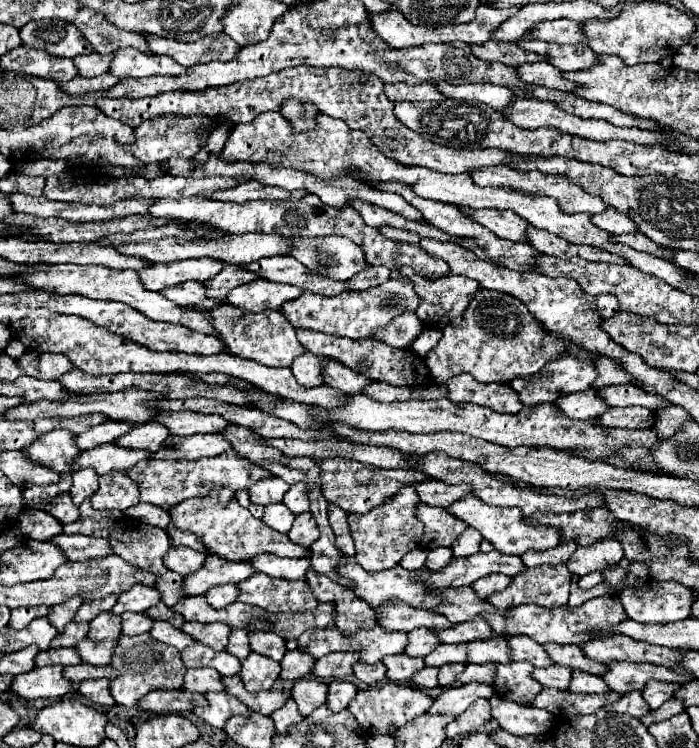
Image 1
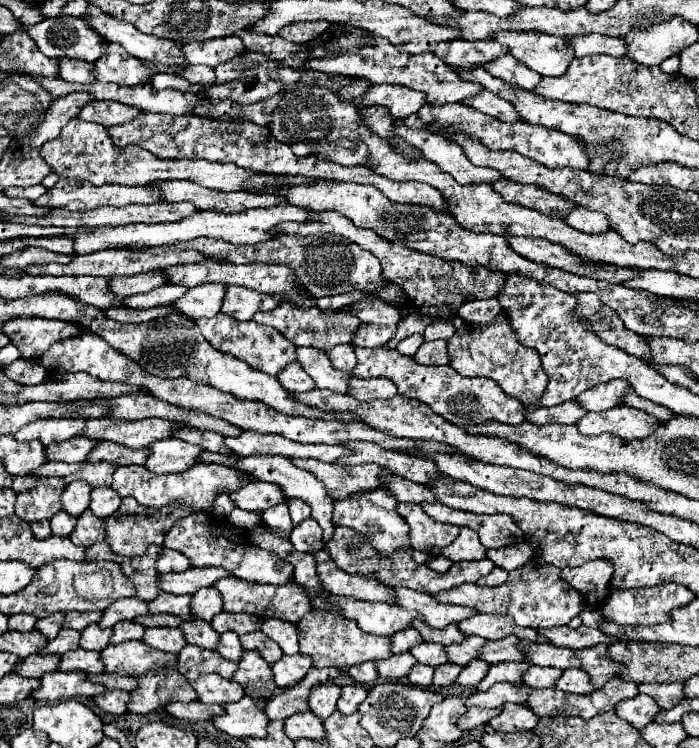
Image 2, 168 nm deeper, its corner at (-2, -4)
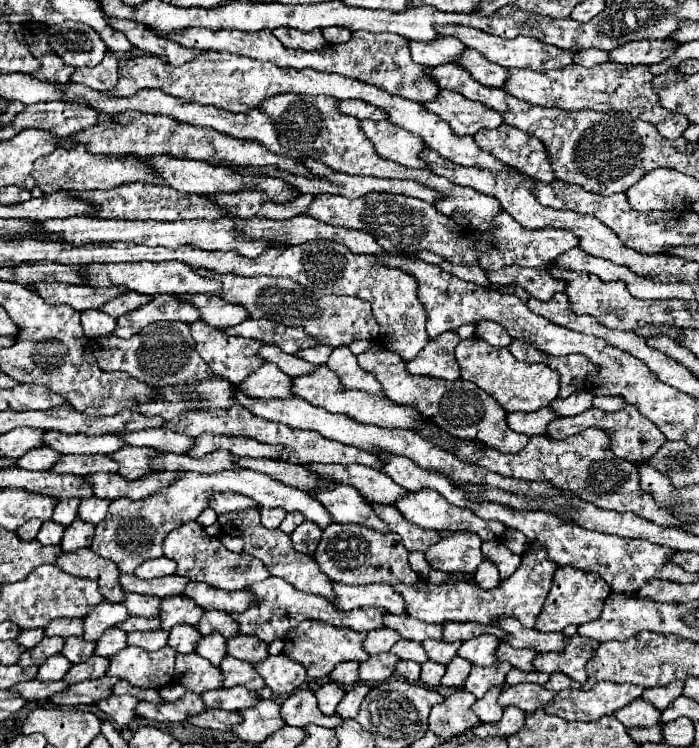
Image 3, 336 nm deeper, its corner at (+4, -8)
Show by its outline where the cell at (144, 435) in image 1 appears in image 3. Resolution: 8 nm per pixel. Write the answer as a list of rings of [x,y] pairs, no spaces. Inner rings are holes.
[[[62,455],[62,463],[52,467],[54,473],[76,473],[76,475],[90,475],[98,471],[116,473],[120,465],[110,455]]]

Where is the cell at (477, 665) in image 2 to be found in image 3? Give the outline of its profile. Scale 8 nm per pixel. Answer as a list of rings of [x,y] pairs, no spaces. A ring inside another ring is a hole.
[[[454,657],[452,663],[446,667],[446,675],[442,677],[442,685],[446,687],[462,687],[466,677],[470,675],[472,663],[462,657]]]

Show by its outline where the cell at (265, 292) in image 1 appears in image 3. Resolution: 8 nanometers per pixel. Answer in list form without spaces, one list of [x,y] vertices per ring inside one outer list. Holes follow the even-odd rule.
[[[194,293],[194,295],[184,295],[184,301],[194,303],[200,309],[200,319],[210,323],[212,327],[234,327],[242,321],[246,321],[250,315],[244,305],[236,303],[226,303],[218,295],[208,295],[208,293]]]

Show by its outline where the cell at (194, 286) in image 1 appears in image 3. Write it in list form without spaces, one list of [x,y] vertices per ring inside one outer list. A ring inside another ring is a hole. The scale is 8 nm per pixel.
[[[130,291],[126,295],[120,295],[118,299],[110,299],[110,303],[106,303],[106,307],[100,307],[100,311],[118,319],[120,315],[126,315],[126,313],[150,303],[150,299],[152,299],[150,295],[138,295],[138,293]]]

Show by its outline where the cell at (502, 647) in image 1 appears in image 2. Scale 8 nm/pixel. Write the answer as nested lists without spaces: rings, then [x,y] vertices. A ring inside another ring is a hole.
[[[466,637],[464,643],[454,643],[454,645],[448,645],[444,647],[448,659],[456,665],[466,665],[470,659],[478,657],[478,649],[484,645],[486,641],[480,639],[480,637]]]

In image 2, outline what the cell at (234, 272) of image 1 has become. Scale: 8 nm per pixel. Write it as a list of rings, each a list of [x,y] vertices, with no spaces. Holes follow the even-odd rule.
[[[204,283],[200,287],[188,289],[182,295],[182,299],[176,299],[176,303],[170,303],[170,307],[196,321],[202,317],[214,317],[220,311],[222,297],[224,297],[224,285]]]

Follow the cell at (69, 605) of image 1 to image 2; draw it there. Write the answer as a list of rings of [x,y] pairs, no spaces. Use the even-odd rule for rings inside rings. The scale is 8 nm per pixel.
[[[56,613],[56,615],[50,615],[50,617],[38,619],[36,629],[40,629],[40,633],[46,635],[48,639],[54,639],[58,635],[62,623],[64,623],[64,613]]]

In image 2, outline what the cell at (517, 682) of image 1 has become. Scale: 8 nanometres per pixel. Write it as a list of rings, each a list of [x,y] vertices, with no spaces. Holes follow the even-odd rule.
[[[504,661],[504,663],[496,663],[496,665],[490,665],[488,669],[488,675],[478,683],[478,691],[488,691],[494,683],[498,681],[508,681],[508,683],[514,683],[514,685],[520,685],[522,683],[522,673],[528,669],[530,665],[528,663],[510,663],[510,661]]]

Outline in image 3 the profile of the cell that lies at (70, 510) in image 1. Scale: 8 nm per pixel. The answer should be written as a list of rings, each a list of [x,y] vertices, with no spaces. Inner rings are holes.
[[[44,521],[44,525],[42,525],[42,529],[40,529],[40,533],[38,533],[36,539],[42,545],[58,545],[60,539],[62,539],[62,535],[64,535],[64,527],[62,525],[58,525],[54,521]]]

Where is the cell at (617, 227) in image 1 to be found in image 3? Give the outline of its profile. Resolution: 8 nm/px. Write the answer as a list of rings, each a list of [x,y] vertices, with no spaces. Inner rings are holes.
[[[508,213],[498,215],[494,219],[494,231],[490,235],[474,235],[474,243],[478,243],[478,249],[482,251],[480,267],[488,271],[496,271],[504,265],[518,265],[518,267],[540,267],[550,265],[550,259],[556,259],[562,251],[568,251],[578,245],[578,237],[570,229],[524,229],[520,223],[516,223]]]

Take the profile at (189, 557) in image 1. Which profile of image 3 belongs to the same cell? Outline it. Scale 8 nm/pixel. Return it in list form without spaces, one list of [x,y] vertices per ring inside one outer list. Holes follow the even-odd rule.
[[[158,557],[158,559],[150,559],[146,563],[142,563],[134,575],[142,577],[142,579],[154,579],[154,577],[162,577],[162,575],[172,575],[176,573],[174,561],[168,557]]]

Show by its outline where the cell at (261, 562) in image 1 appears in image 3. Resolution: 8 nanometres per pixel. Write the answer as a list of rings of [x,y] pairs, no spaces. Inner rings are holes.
[[[188,521],[170,531],[164,539],[164,555],[174,559],[178,563],[176,573],[182,577],[190,577],[192,581],[204,581],[208,585],[226,589],[226,591],[238,591],[246,589],[258,581],[264,581],[270,577],[270,571],[262,565],[260,559],[246,555],[246,553],[232,553],[228,551],[218,537],[206,535],[204,527],[198,521]]]

